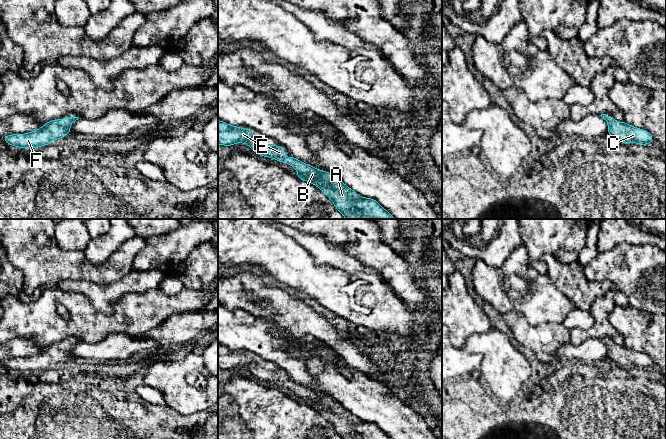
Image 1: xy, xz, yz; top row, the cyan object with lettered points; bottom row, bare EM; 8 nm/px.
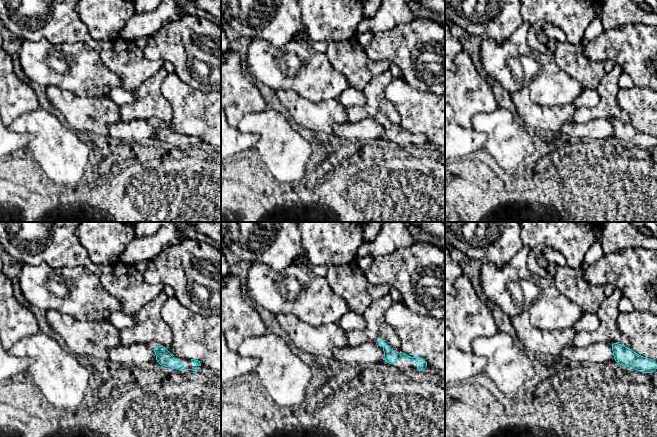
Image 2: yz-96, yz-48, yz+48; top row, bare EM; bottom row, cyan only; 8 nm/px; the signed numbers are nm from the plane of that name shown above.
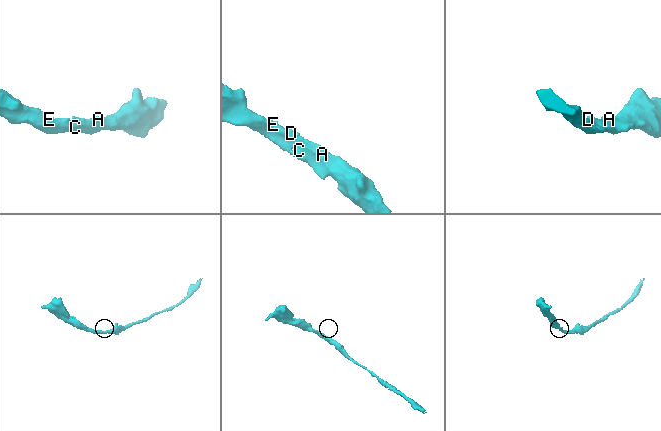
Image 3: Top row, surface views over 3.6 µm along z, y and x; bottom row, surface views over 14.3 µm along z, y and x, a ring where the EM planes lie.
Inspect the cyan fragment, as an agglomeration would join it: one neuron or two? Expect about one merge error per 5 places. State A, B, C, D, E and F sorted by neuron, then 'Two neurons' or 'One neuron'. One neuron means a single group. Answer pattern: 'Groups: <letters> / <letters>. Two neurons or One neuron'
Groups: A B C D E F. One neuron

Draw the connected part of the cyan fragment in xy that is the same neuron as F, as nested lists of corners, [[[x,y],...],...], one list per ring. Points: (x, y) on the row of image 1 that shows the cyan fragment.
[[[69,114],[64,121],[56,119],[43,123],[41,129],[31,133],[7,135],[3,137],[2,140],[10,145],[20,148],[38,148],[72,133],[69,129],[70,125],[78,119],[79,117],[72,117]]]

